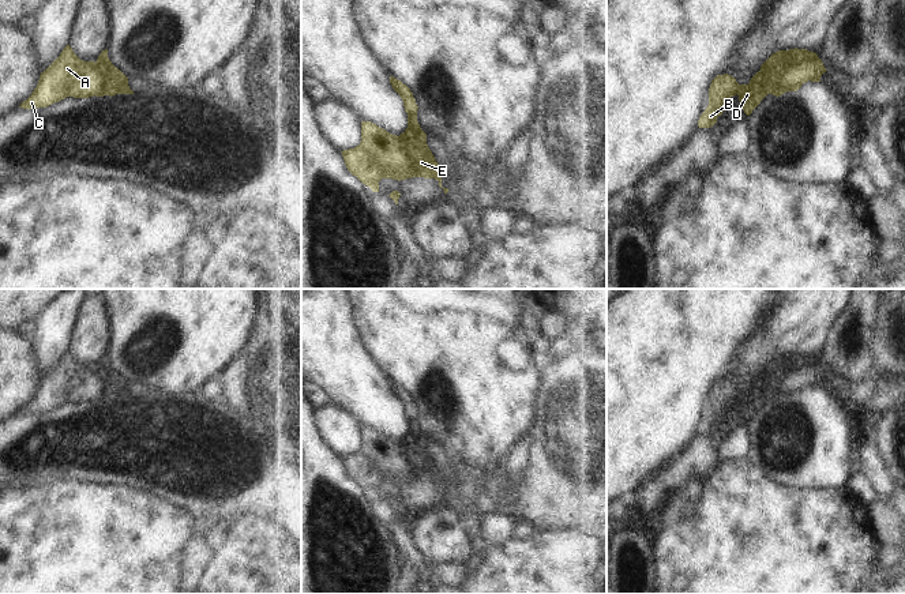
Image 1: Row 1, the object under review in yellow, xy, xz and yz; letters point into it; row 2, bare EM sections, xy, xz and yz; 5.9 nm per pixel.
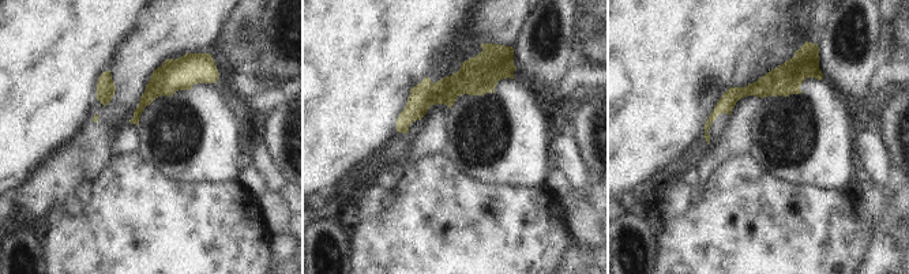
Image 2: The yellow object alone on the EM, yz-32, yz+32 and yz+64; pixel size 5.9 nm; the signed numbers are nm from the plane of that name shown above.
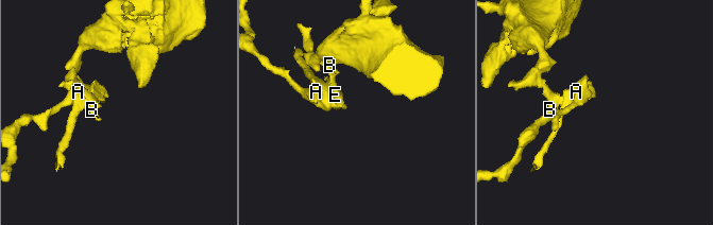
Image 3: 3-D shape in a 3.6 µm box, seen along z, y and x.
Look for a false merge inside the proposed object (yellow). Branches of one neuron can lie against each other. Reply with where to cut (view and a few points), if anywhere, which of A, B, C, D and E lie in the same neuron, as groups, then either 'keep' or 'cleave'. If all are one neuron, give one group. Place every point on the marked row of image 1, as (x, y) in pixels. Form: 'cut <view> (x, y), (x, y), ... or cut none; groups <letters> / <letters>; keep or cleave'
cut yz (815, 53), (793, 64), (784, 74), (780, 83); groups A C / B D E; cleave

